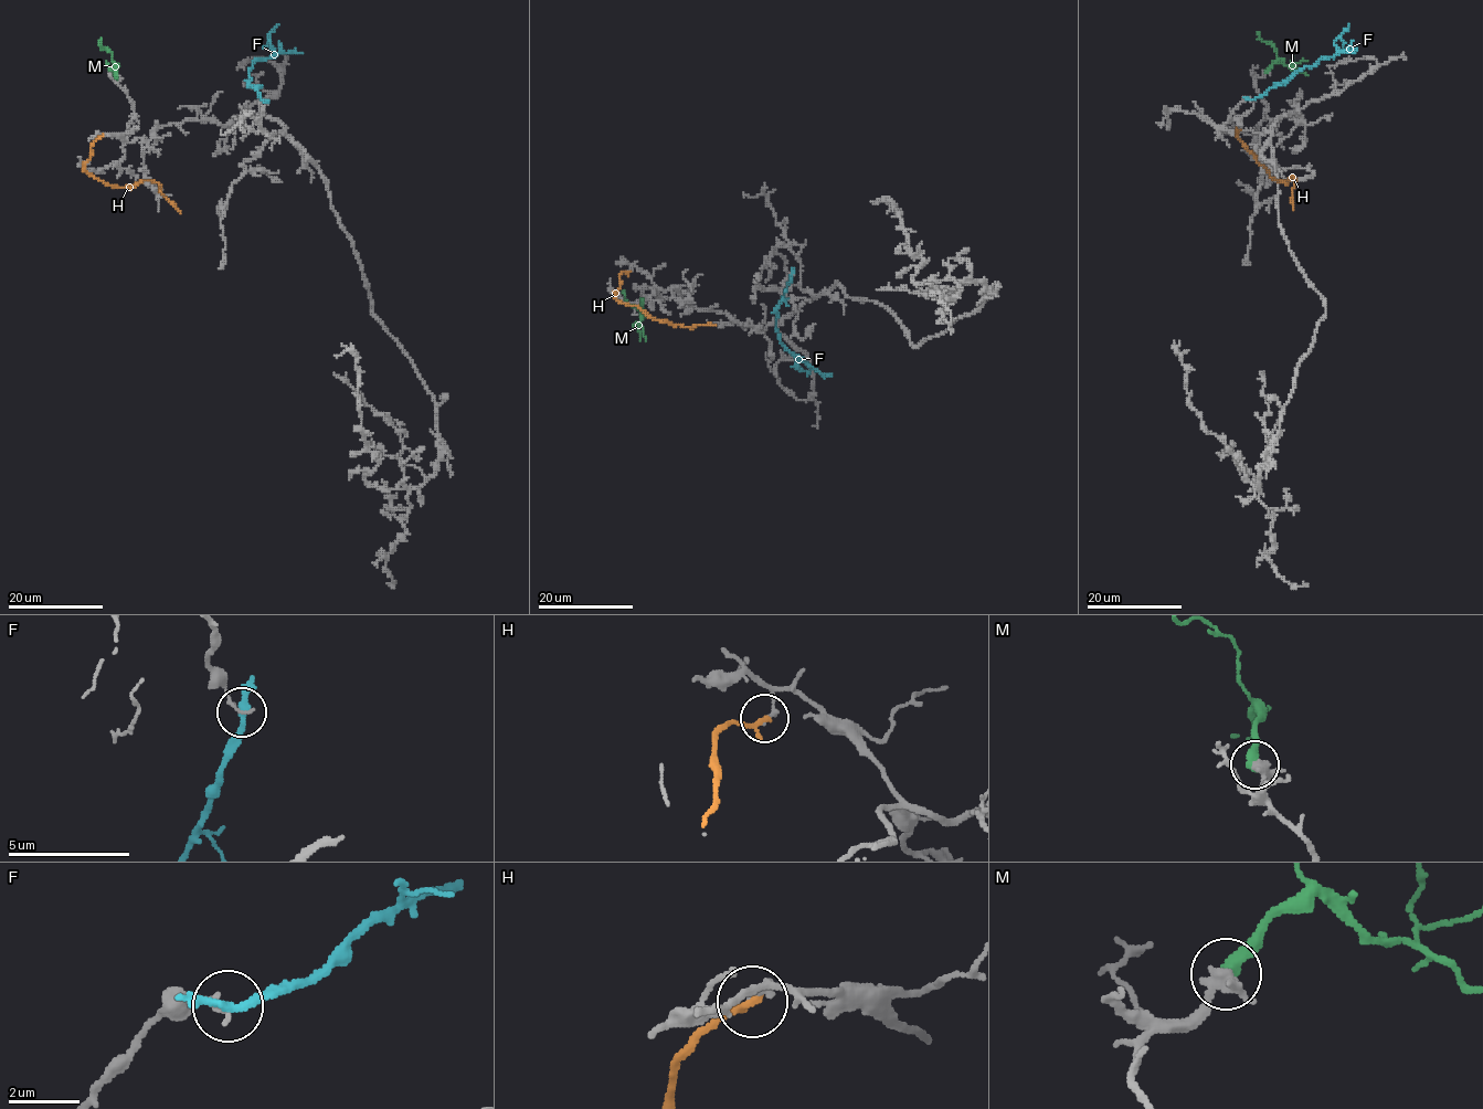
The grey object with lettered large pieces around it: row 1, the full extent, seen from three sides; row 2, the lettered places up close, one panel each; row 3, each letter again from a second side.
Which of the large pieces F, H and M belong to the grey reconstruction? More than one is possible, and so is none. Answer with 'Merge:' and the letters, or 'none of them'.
Merge: M

